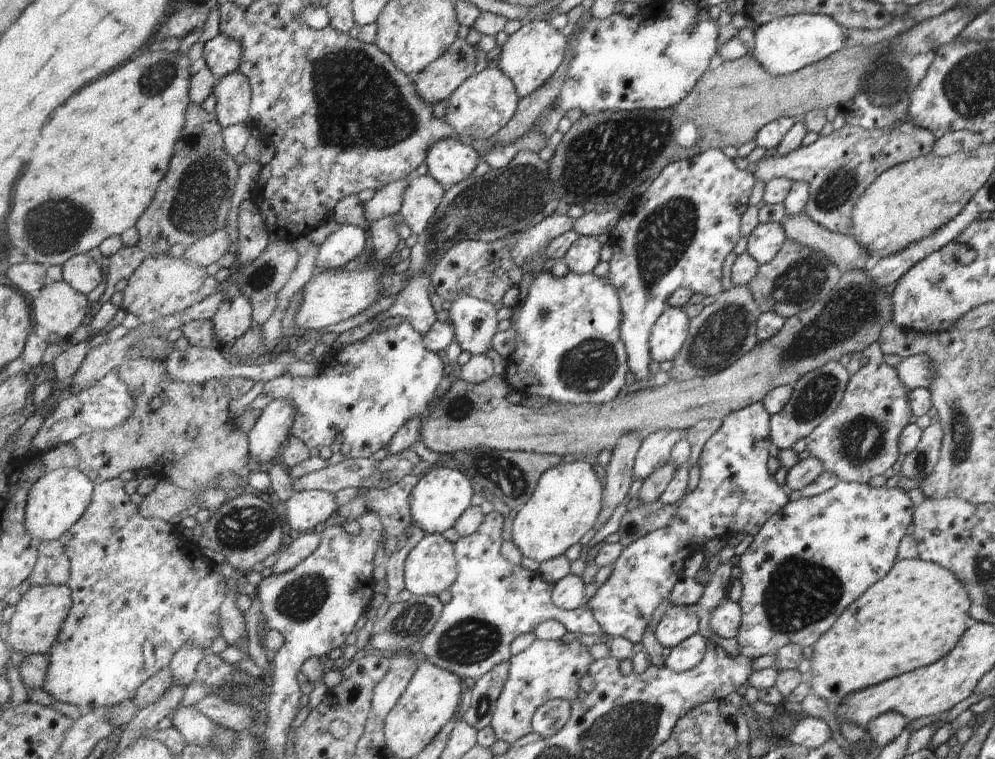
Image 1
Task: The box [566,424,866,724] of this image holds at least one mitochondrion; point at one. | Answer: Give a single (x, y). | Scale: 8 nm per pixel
(799, 593)

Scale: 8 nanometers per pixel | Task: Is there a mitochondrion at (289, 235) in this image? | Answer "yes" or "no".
no

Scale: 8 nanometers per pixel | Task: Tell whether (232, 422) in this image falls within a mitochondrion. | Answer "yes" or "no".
no

